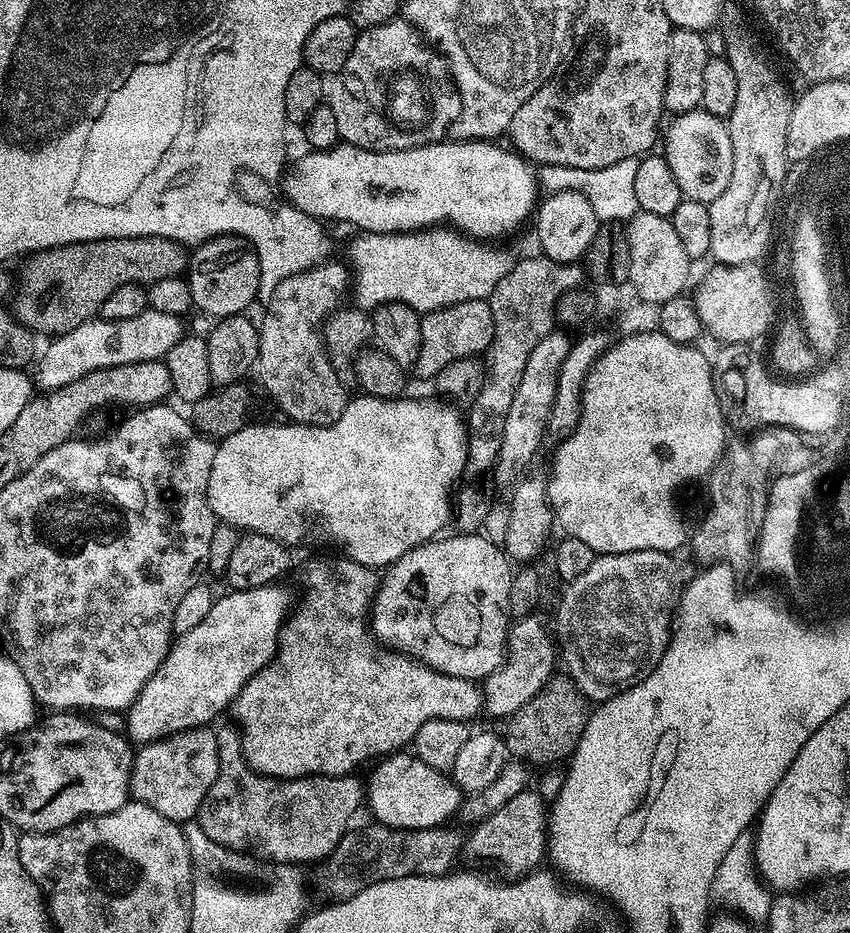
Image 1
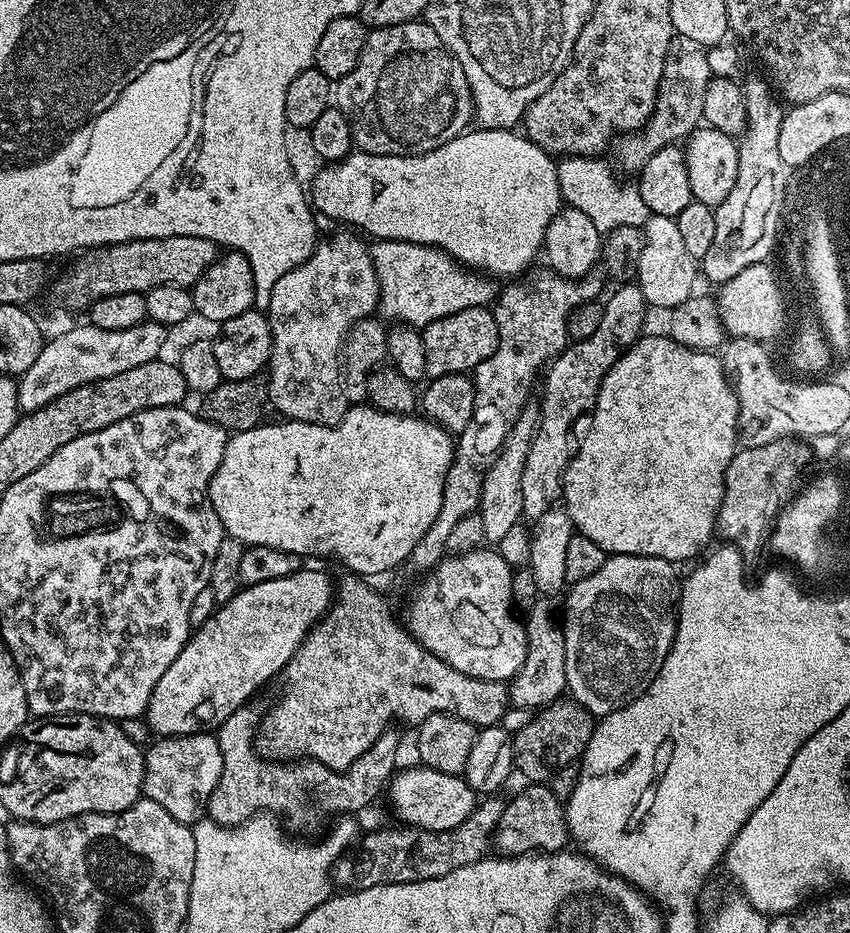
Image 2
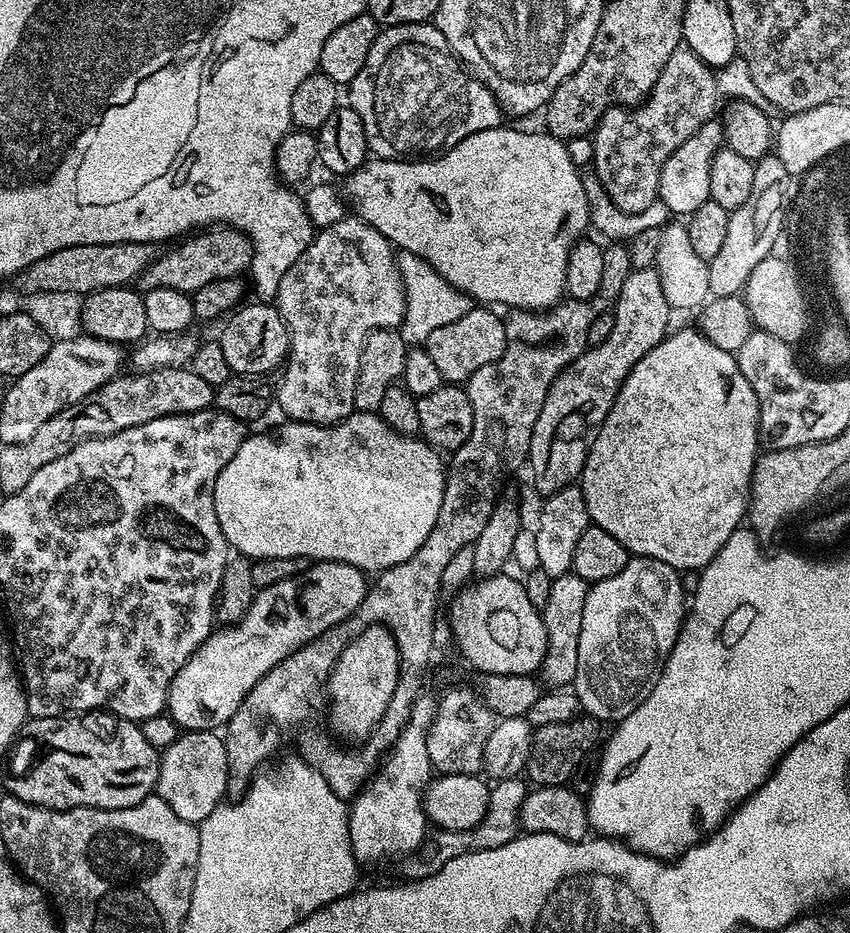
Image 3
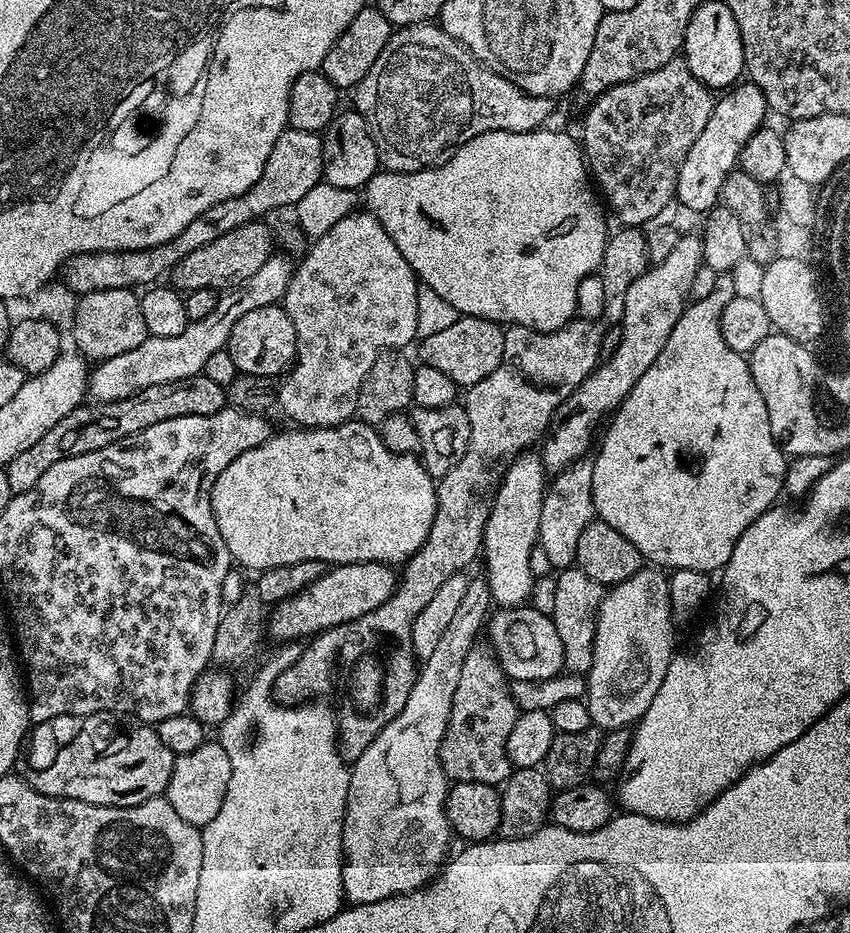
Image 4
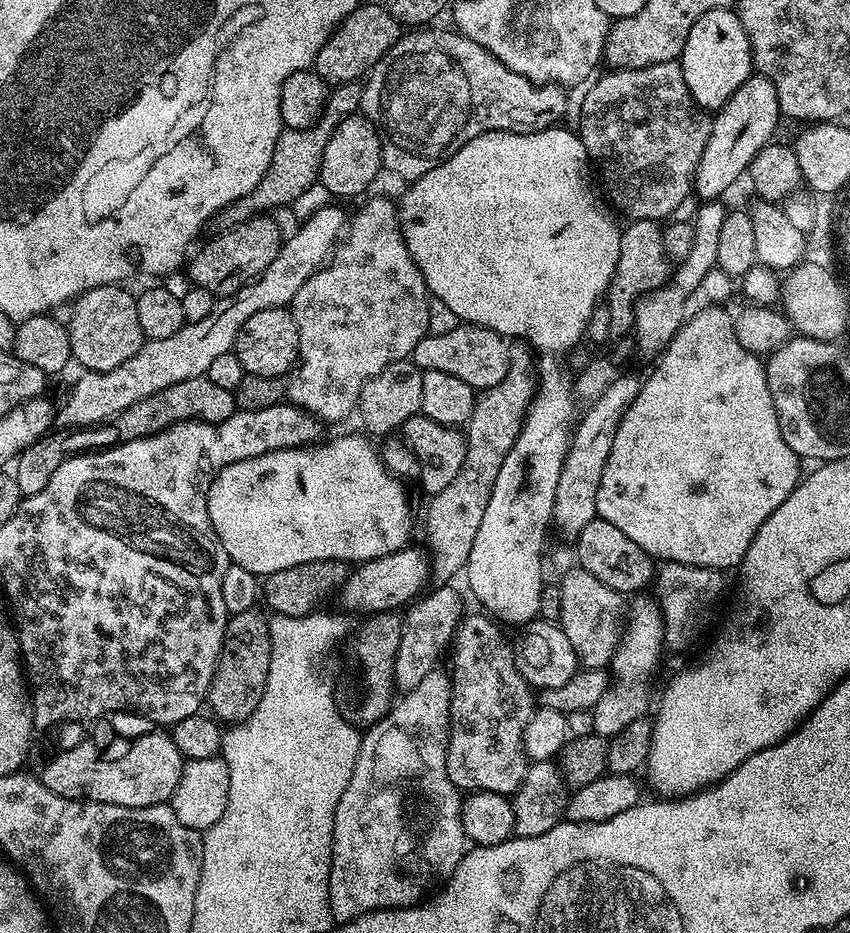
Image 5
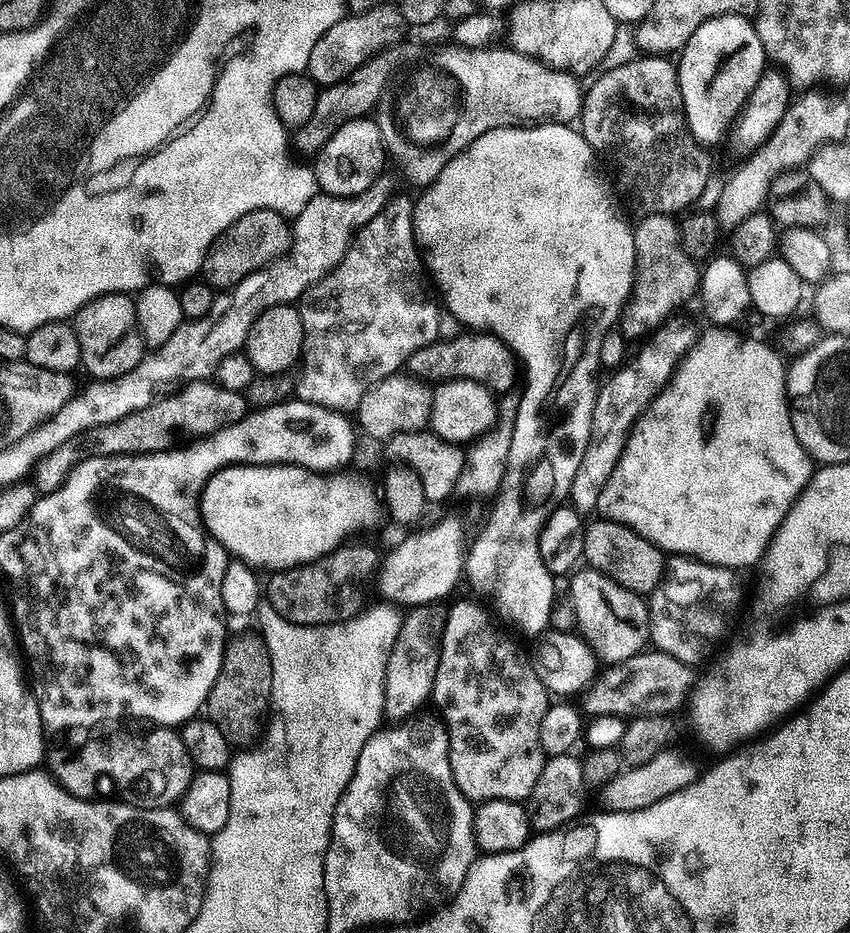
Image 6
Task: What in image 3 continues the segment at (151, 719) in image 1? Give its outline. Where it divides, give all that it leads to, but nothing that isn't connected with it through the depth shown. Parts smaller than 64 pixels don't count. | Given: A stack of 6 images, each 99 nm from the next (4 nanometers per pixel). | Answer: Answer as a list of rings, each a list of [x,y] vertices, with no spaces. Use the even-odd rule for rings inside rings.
[[[322,560],[299,576],[259,589],[244,617],[237,624],[213,630],[184,663],[182,670],[178,670],[170,682],[167,715],[180,730],[211,732],[223,729],[234,710],[242,706],[246,694],[250,694],[257,682],[274,670],[282,658],[355,616],[370,591],[370,584],[364,580],[367,580],[365,573],[354,566]]]

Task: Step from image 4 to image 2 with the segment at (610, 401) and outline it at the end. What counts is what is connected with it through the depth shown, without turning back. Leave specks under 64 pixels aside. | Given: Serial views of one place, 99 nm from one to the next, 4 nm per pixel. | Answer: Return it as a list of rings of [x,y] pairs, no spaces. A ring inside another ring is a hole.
[[[624,282],[619,286],[621,288],[609,300],[603,301],[604,313],[598,330],[588,338],[569,343],[547,365],[542,380],[544,397],[538,401],[540,422],[536,426],[530,454],[526,454],[526,466],[522,466],[522,506],[525,517],[538,518],[561,499],[564,471],[568,469],[570,459],[568,435],[572,432],[572,423],[579,416],[587,417],[595,408],[602,378],[606,378],[610,366],[614,366],[620,355],[631,348],[643,333],[643,318],[649,305],[644,300],[640,286],[636,282]]]

